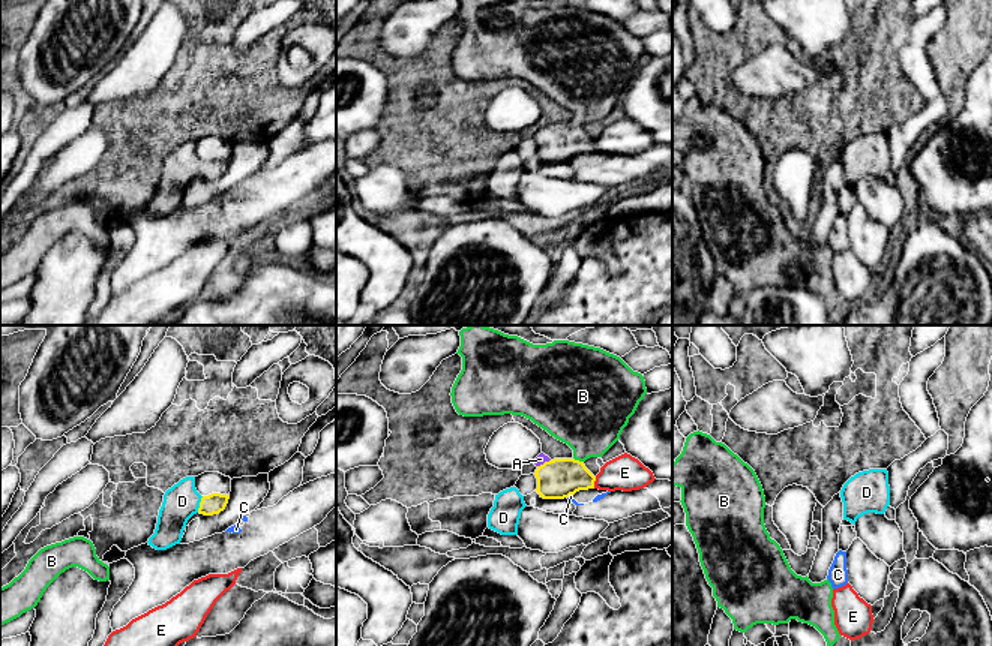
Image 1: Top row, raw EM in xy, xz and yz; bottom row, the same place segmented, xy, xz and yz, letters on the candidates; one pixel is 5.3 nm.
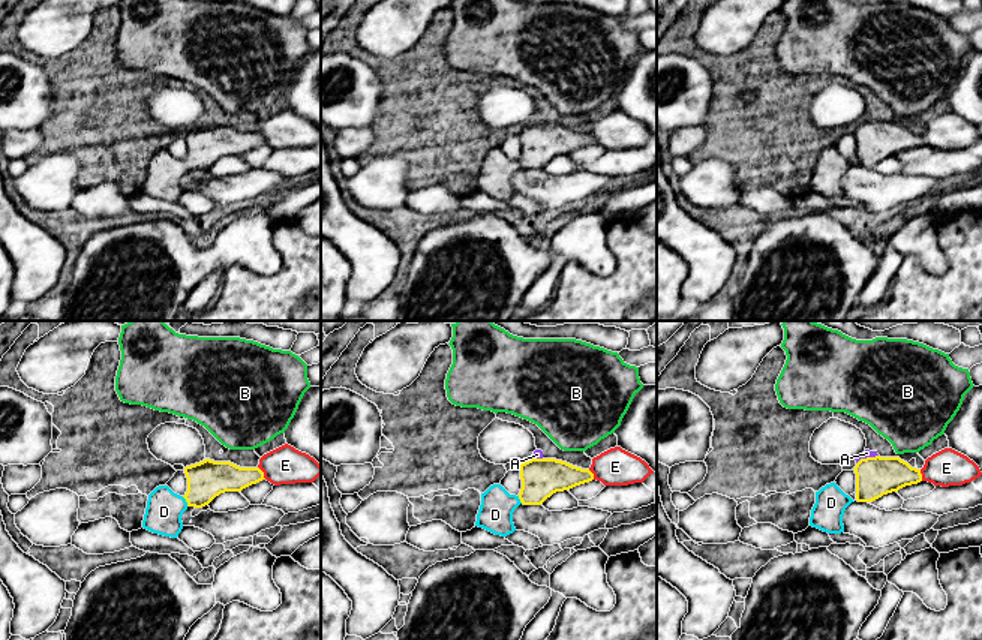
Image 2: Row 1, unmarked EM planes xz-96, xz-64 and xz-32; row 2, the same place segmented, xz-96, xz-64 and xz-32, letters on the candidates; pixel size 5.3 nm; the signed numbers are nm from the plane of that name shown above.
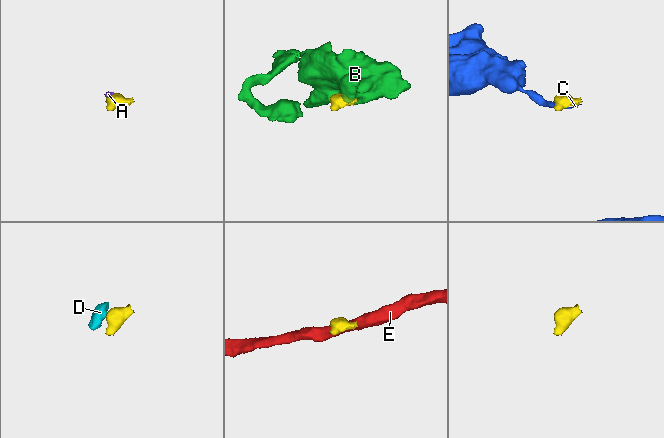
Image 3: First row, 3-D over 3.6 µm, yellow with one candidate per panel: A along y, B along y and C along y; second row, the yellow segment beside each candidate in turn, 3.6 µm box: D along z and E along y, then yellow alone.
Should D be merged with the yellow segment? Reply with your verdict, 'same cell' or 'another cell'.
same cell

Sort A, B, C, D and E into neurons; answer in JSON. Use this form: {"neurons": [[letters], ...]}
{"neurons": [["A"], ["B", "D"], ["C"], ["E"]]}

